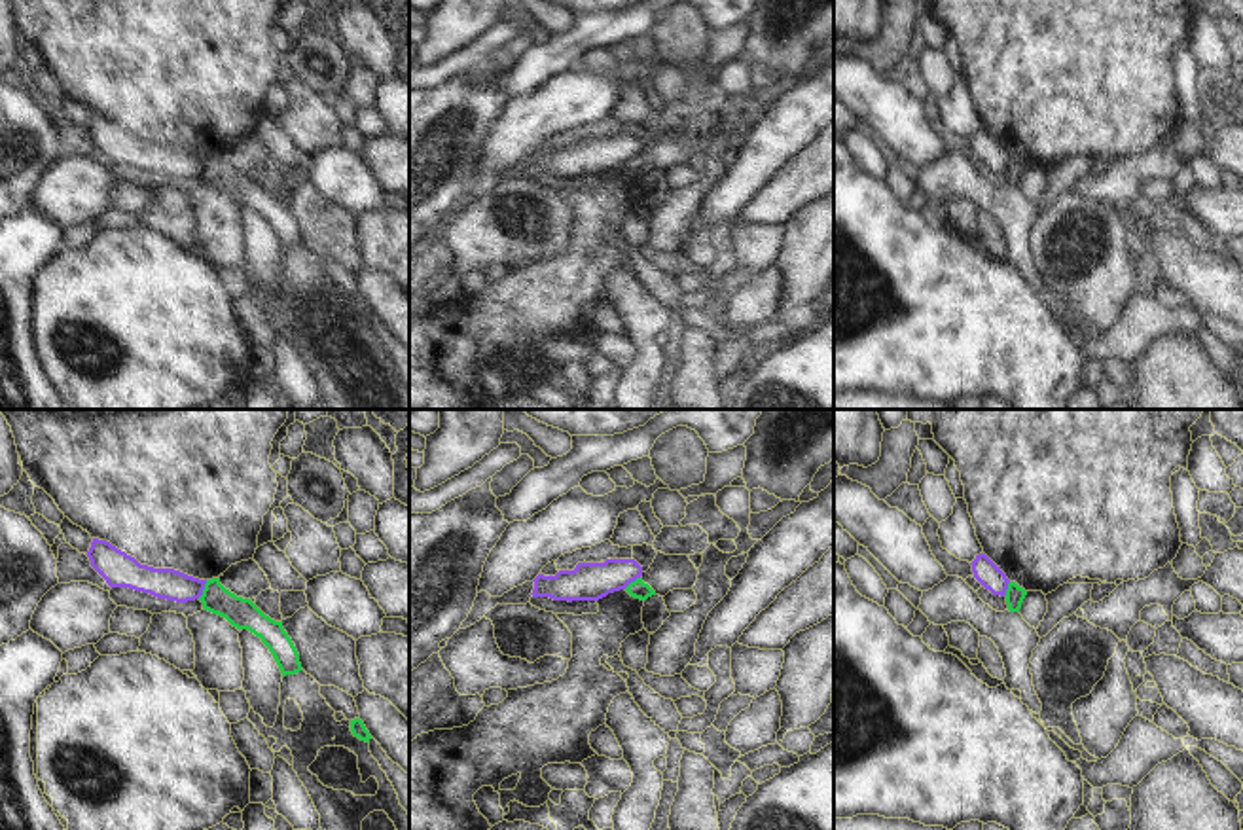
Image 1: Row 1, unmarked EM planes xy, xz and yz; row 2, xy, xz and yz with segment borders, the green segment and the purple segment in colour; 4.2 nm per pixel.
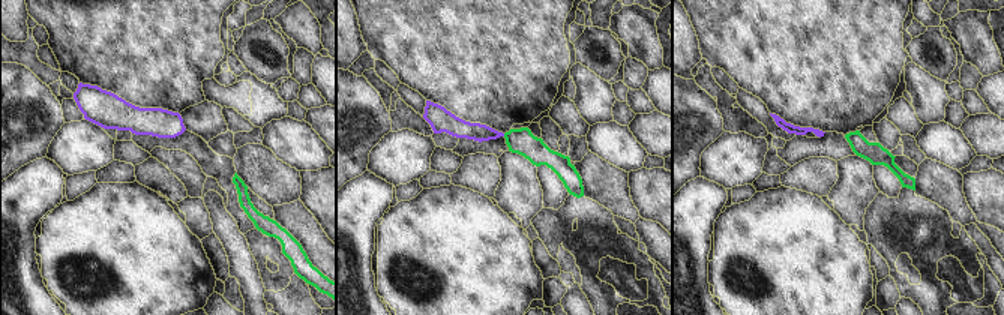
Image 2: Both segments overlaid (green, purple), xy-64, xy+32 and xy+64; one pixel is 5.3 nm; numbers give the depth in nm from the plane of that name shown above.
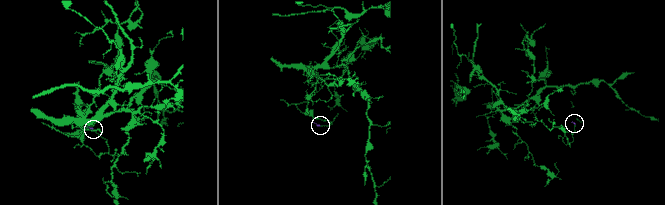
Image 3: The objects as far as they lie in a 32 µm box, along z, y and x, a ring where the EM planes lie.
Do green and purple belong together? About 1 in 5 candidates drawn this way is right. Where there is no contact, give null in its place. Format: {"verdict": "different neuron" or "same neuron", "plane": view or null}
{"verdict": "different neuron", "plane": "xy"}

